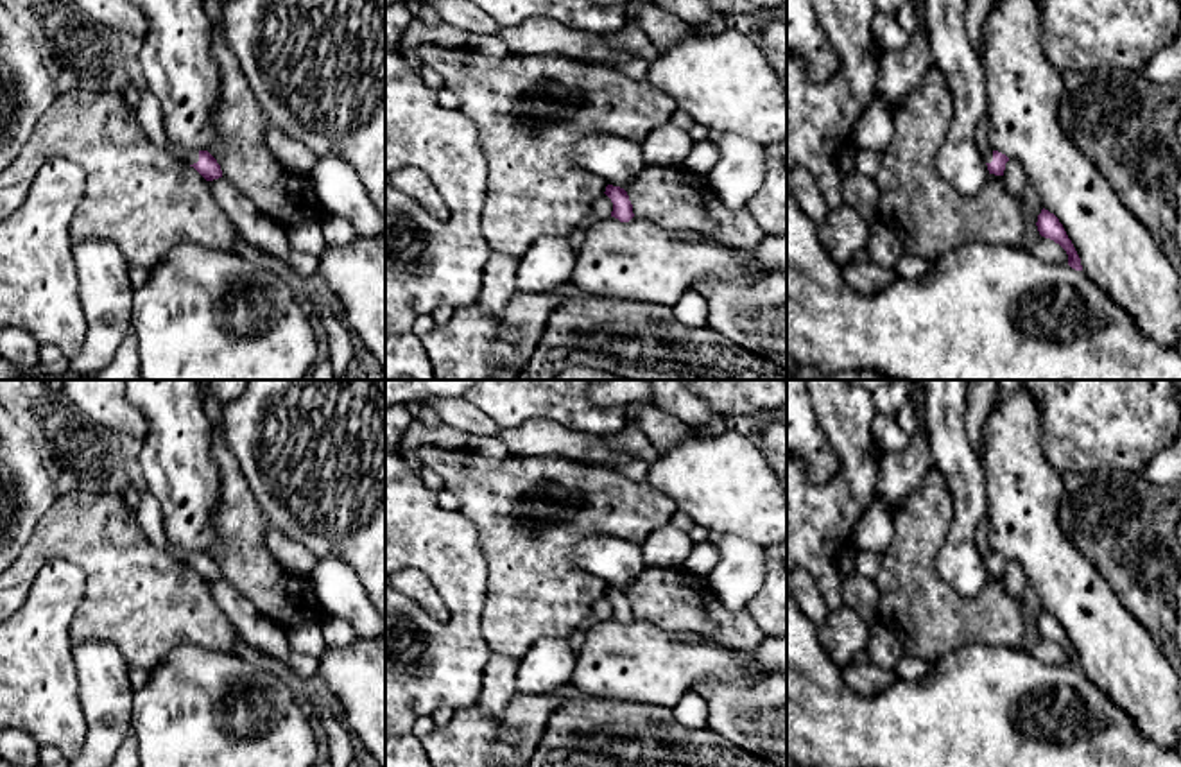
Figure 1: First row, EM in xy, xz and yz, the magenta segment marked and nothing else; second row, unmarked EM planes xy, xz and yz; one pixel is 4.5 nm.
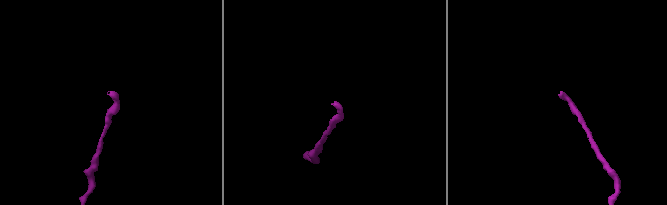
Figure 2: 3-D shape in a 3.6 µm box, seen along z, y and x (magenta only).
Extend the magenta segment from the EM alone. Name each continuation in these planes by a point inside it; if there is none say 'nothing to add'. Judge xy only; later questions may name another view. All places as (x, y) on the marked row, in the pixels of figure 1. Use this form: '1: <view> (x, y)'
1: xy (190, 156)

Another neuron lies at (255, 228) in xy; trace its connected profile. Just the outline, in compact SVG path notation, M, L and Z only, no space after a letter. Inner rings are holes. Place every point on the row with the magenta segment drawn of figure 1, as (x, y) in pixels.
M224 176L208 181L208 185L215 203L228 215L242 240L289 263L292 247L287 240L287 224L265 217Z

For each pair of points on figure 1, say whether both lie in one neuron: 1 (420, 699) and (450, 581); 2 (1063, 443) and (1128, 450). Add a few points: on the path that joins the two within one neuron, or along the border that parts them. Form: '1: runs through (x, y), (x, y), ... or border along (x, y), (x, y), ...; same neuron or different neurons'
1: runs through (431, 671), (459, 642), (459, 610); same neuron
2: runs through (1079, 443), (1112, 443); same neuron

